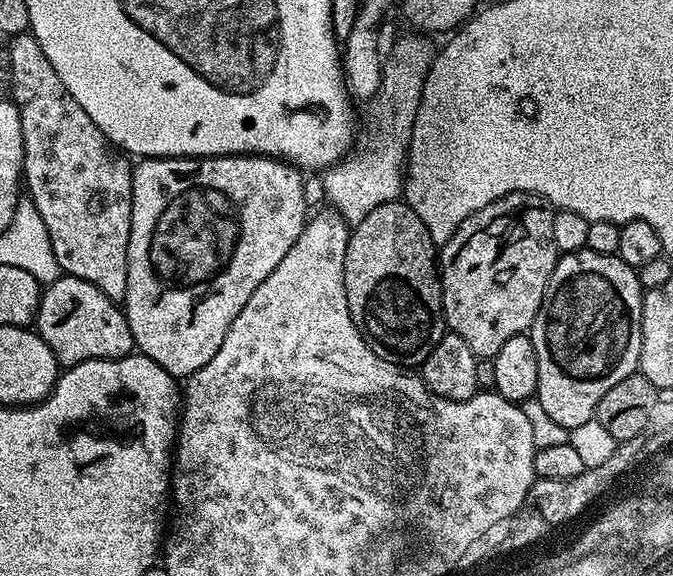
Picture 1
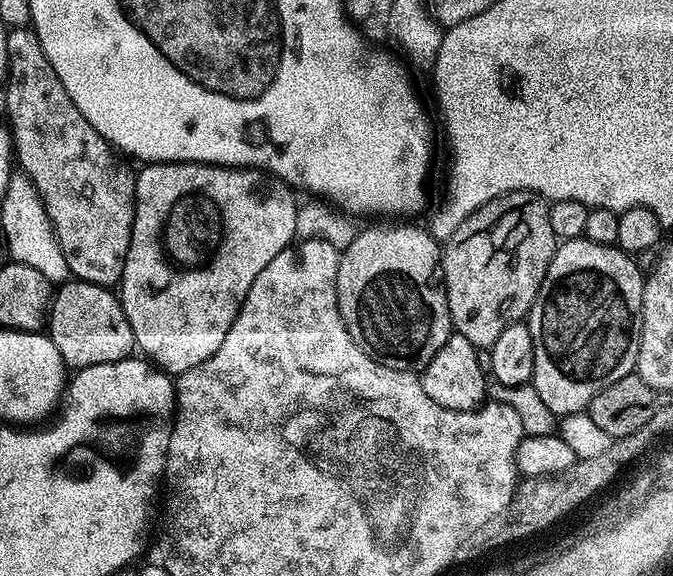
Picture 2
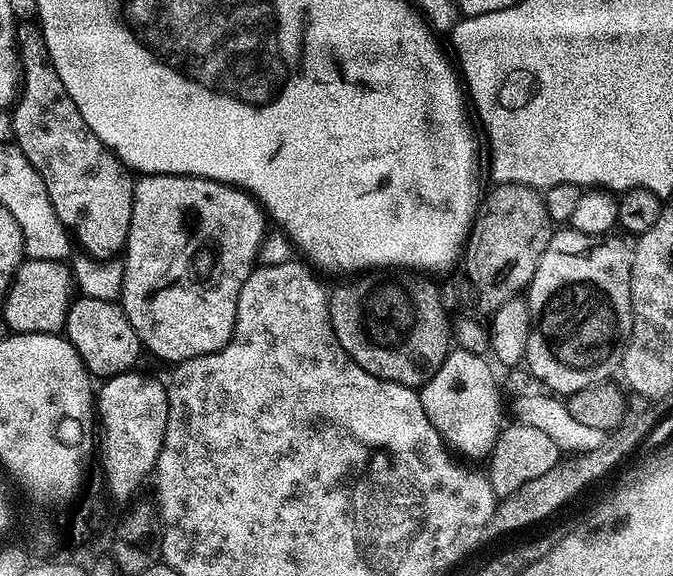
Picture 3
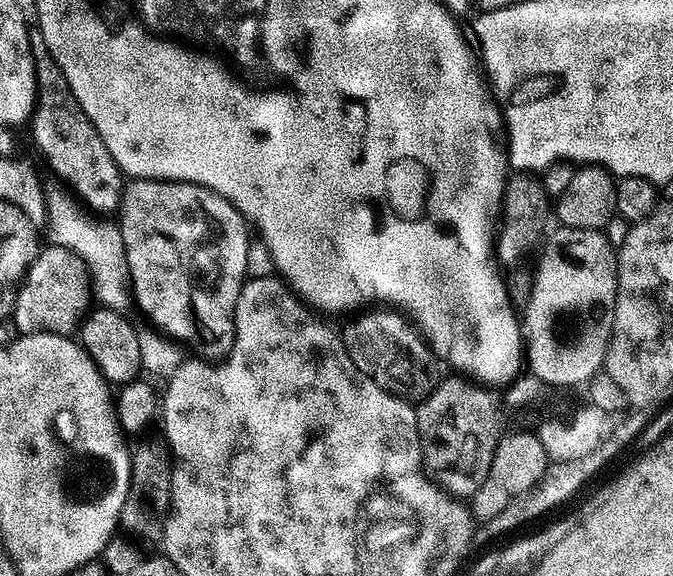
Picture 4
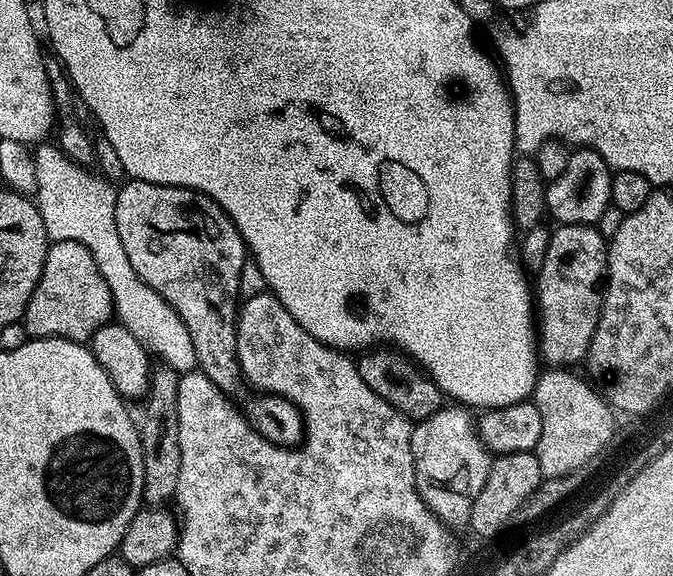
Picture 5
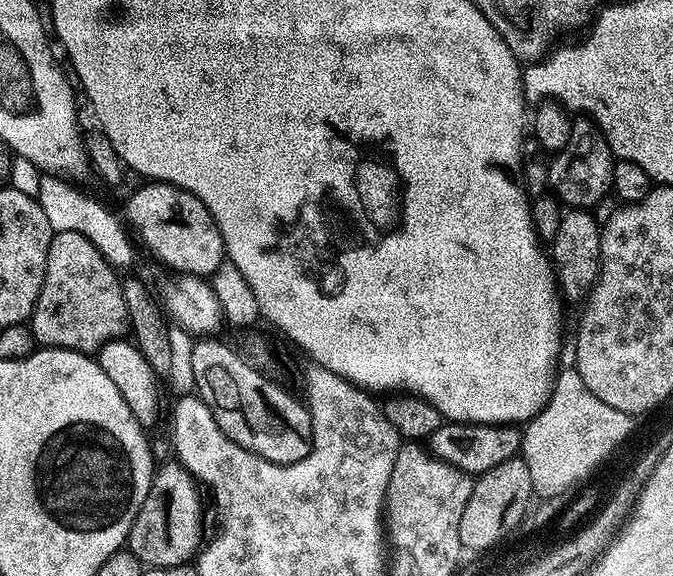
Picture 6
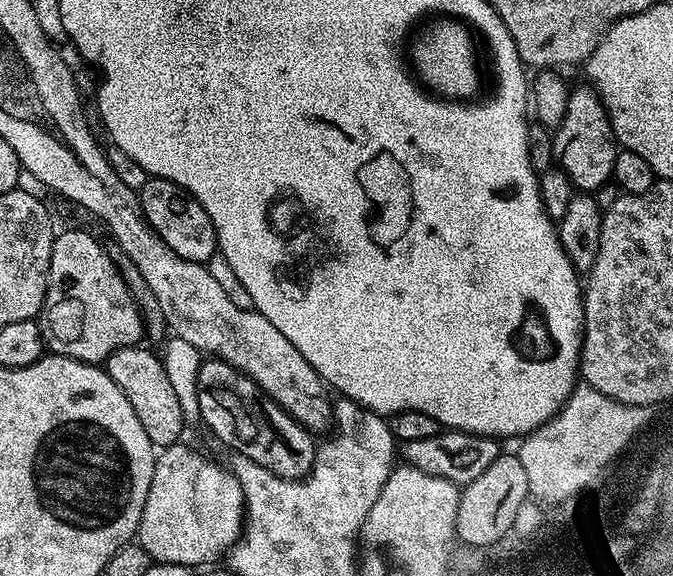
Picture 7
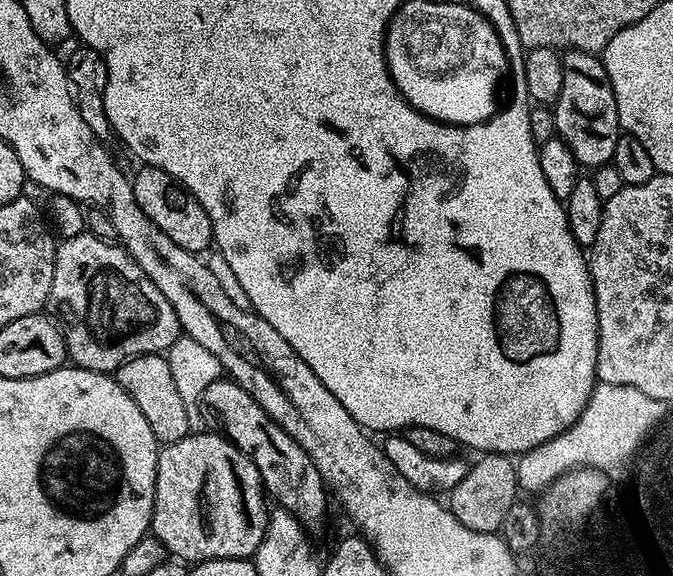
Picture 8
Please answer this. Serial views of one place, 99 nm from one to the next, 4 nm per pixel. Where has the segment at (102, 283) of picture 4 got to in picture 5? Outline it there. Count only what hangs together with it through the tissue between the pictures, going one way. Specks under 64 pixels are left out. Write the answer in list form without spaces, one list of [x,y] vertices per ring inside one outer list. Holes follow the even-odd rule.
[[[42,142],[33,151],[36,168],[34,202],[42,214],[49,241],[76,241],[85,245],[90,254],[104,252],[104,232],[115,228],[114,217],[117,189],[77,164],[52,142]]]

